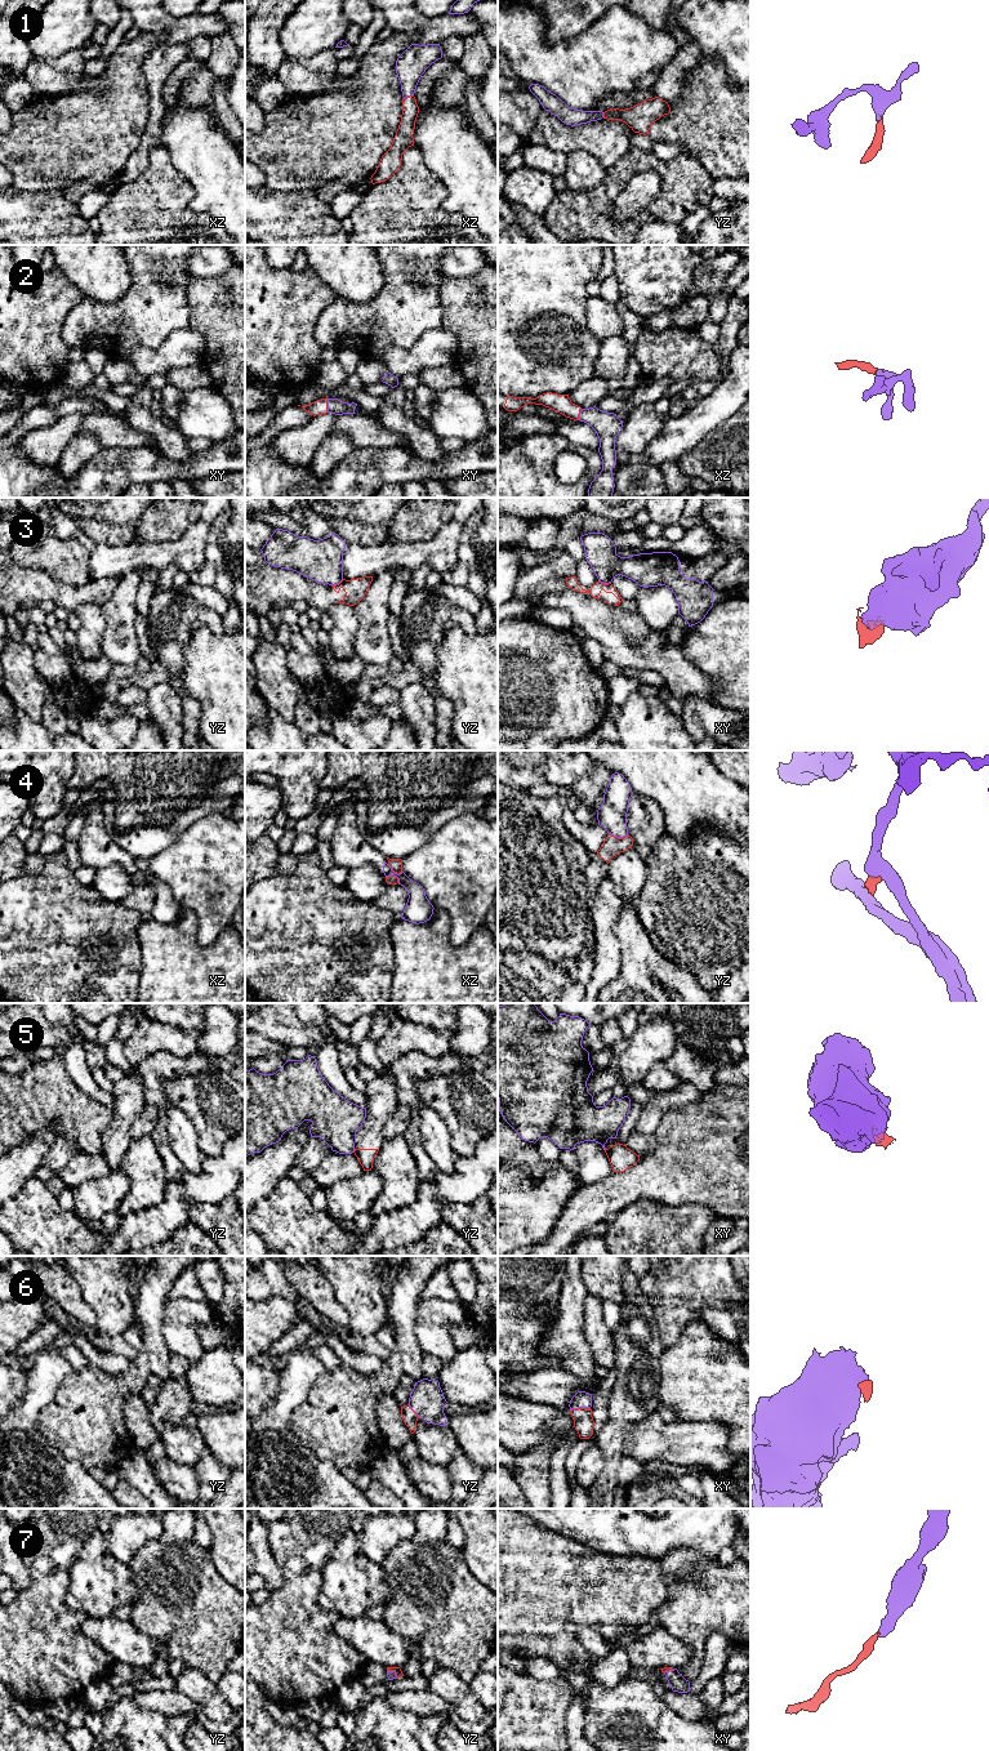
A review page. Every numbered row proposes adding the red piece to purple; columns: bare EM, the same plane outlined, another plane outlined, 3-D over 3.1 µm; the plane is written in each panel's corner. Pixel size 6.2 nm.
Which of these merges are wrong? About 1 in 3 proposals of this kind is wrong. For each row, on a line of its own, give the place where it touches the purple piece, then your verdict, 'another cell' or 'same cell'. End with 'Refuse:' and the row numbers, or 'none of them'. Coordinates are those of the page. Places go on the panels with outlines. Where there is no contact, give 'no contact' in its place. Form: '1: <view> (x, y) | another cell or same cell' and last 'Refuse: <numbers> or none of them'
1: xz (408, 96) | same cell
2: xy (328, 405) | same cell
3: xy (605, 583) | another cell
4: yz (618, 837) | another cell
5: yz (353, 1150) | another cell
6: xy (579, 1407) | same cell
7: yz (393, 1671) | same cell
Refuse: 3, 4, 5

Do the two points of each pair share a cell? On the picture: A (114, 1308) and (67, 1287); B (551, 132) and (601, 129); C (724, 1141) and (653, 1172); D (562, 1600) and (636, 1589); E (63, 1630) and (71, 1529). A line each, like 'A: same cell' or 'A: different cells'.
A: different cells
B: same cell
C: same cell
D: same cell
E: same cell

